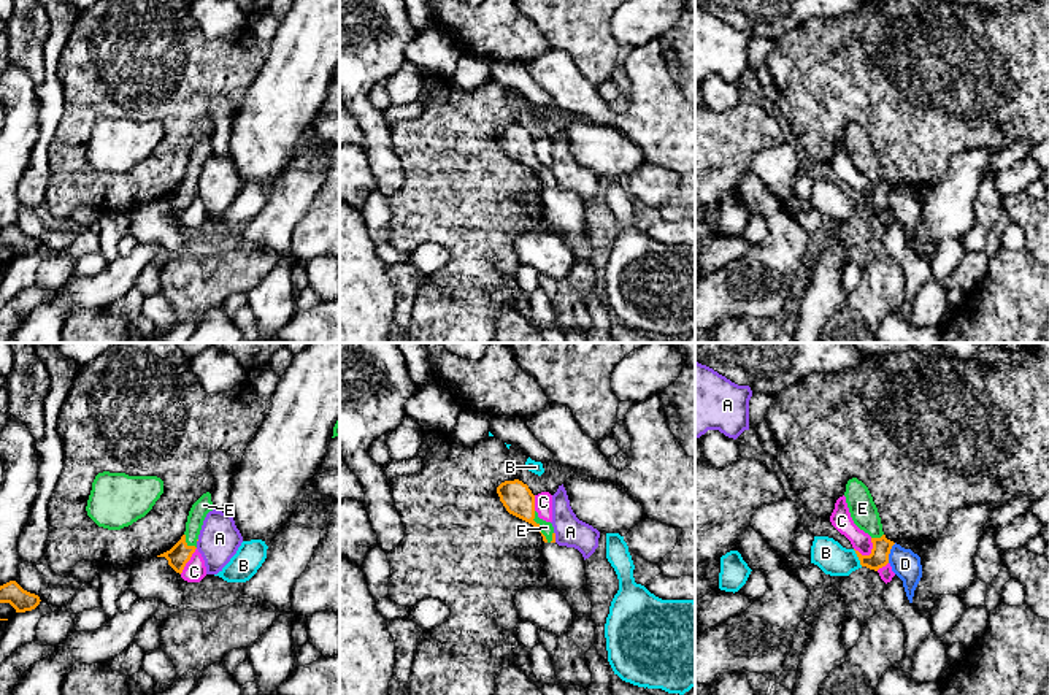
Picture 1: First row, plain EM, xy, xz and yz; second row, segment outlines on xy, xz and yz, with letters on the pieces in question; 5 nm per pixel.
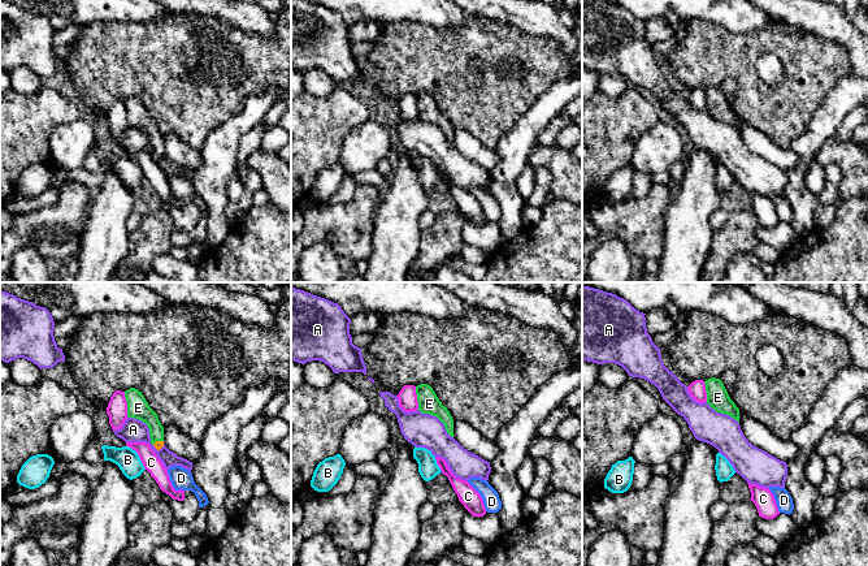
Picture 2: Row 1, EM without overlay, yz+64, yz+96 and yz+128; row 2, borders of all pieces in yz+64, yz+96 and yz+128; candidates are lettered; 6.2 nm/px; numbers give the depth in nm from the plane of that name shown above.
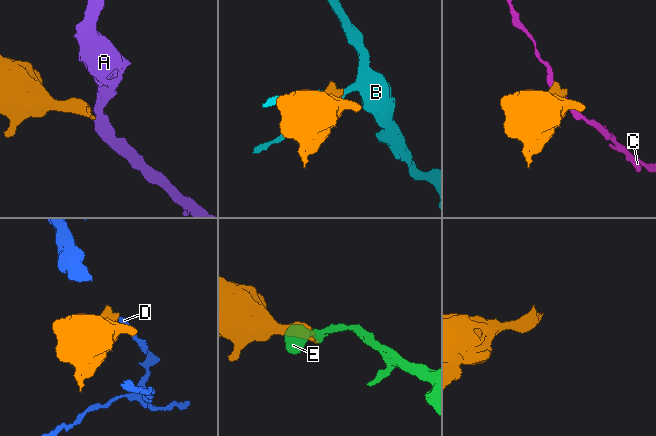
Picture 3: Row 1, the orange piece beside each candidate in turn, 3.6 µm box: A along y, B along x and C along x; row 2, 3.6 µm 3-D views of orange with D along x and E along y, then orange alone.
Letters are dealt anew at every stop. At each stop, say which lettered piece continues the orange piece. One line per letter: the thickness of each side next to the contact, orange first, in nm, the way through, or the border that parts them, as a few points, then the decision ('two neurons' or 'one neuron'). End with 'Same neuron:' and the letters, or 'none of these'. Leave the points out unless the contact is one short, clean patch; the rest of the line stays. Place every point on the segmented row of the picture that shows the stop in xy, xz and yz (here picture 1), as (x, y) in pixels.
A: 20 nm thick on the orange side, 150 nm on the other; border along xz (554, 532), (556, 541); two neurons
B: 100 nm thick on the orange side, 160 nm on the other; two neurons
C: 100 nm thick on the orange side, 100 nm on the other; border along yz (872, 538), (872, 551), (868, 554), (860, 554), (854, 548); two neurons
D: 100 nm thick on the orange side, 150 nm on the other; two neurons
E: 160 nm thick on the orange side, 60 nm on the other; runs through xz (516, 497), (538, 527), (546, 527); one neuron
Same neuron: E

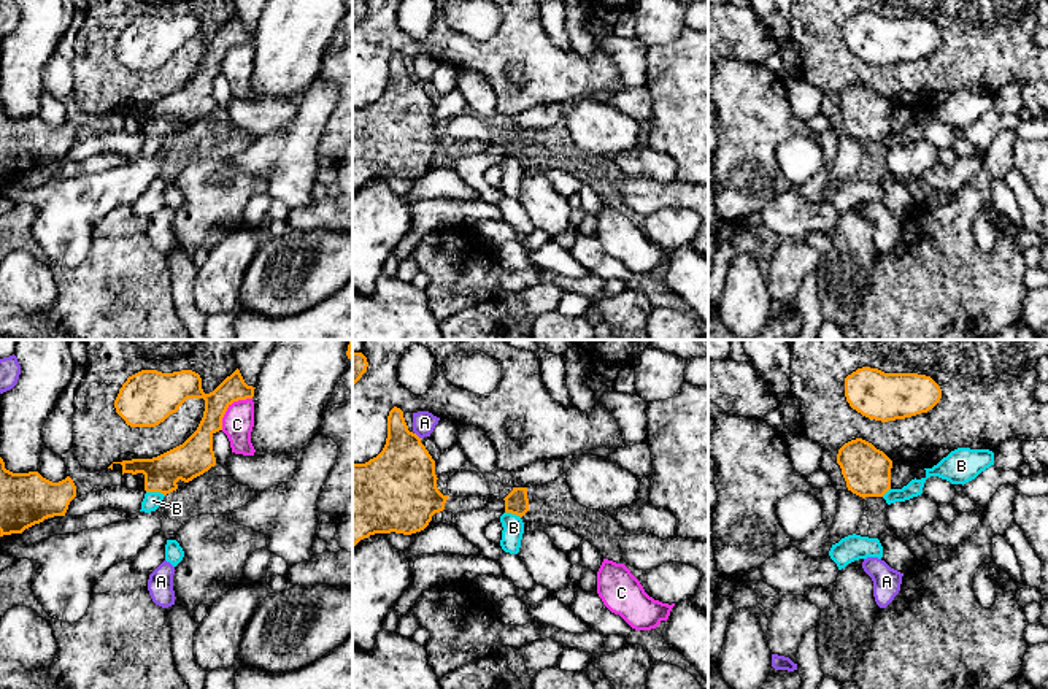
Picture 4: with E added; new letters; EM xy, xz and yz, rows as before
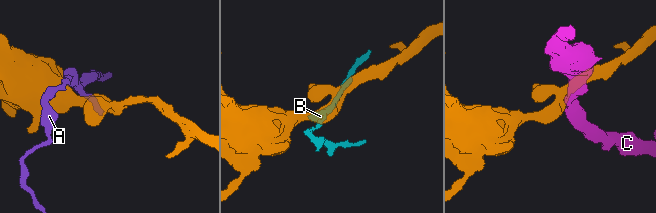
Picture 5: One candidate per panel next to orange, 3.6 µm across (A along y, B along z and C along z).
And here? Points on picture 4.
A: 360 nm thick on the orange side, 120 nm on the other; two neurons
B: 190 nm thick on the orange side, 90 nm on the other; border along xy (146, 491), (159, 491), (164, 496); two neurons
C: 150 nm thick on the orange side, 160 nm on the other; two neurons
Same neuron: none of these

